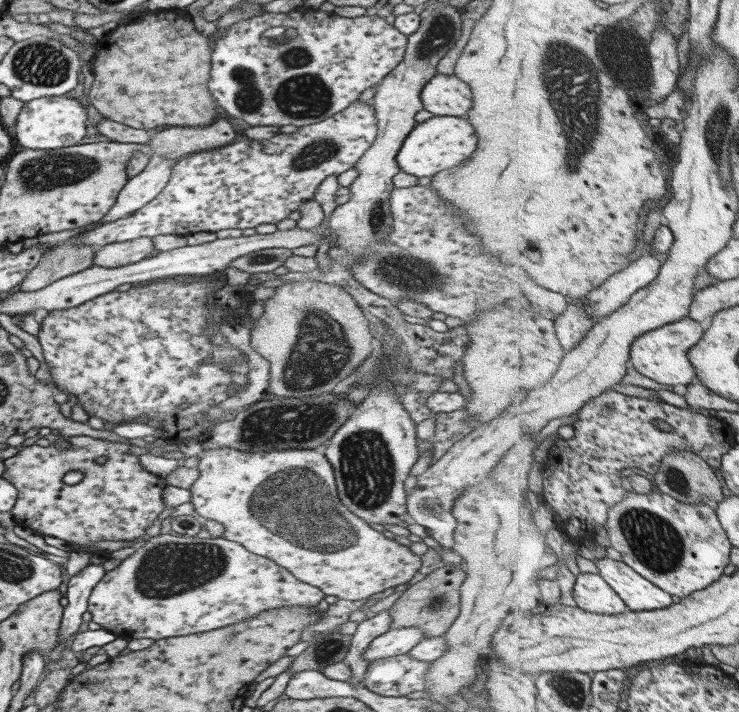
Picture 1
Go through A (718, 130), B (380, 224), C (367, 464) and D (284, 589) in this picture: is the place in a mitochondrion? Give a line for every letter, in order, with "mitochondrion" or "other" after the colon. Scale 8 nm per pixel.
A: mitochondrion
B: mitochondrion
C: mitochondrion
D: other

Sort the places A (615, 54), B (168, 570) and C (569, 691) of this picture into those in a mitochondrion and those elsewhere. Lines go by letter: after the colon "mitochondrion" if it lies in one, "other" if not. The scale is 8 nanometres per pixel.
A: mitochondrion
B: mitochondrion
C: mitochondrion

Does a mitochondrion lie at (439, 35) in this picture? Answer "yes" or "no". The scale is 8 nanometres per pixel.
yes

